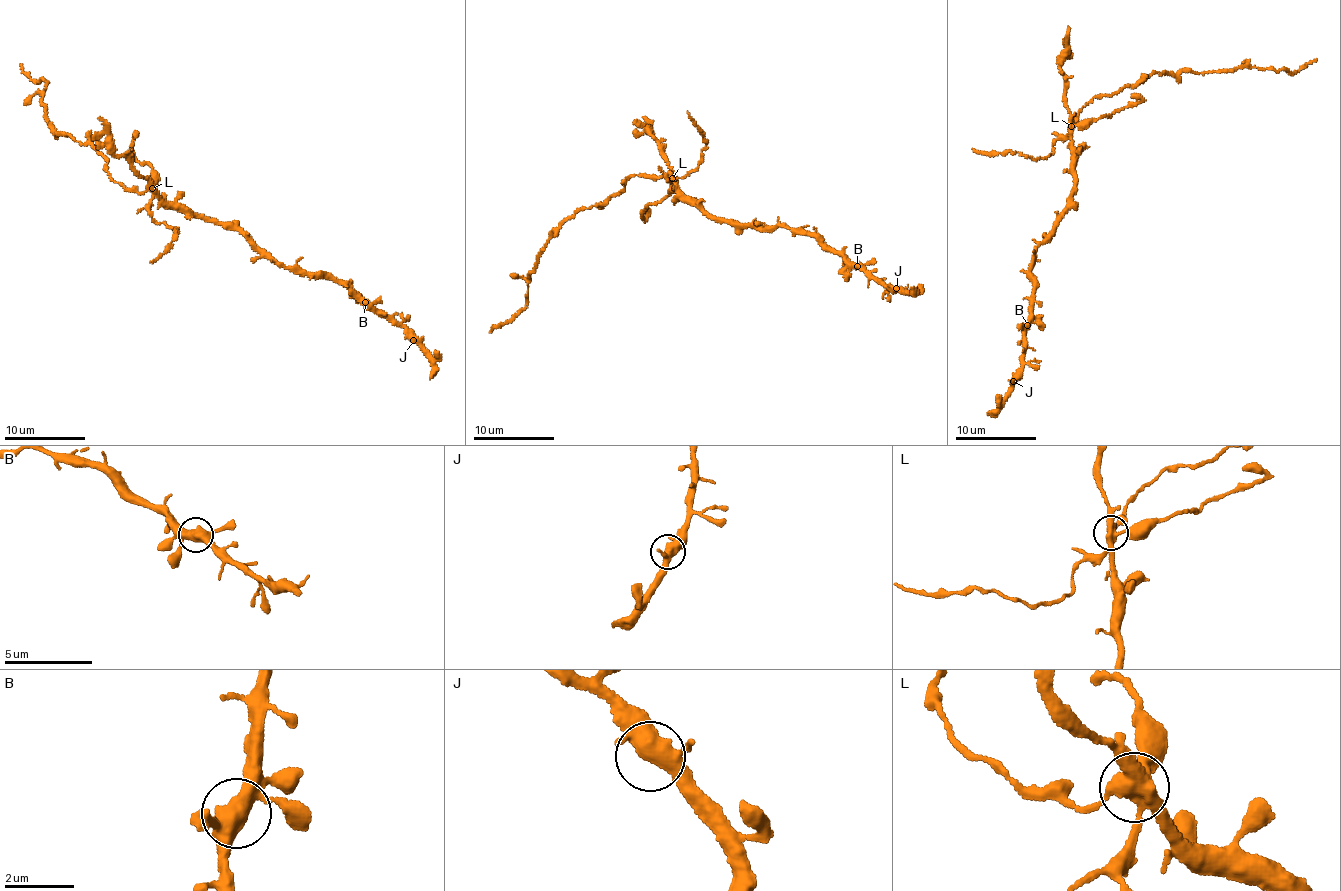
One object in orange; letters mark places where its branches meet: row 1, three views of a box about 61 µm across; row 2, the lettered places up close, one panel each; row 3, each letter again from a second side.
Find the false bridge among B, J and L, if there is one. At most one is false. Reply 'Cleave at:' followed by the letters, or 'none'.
Cleave at: L

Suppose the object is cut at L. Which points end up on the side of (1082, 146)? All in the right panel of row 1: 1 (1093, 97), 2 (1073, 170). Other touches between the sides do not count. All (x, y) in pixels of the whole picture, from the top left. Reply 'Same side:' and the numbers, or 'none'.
Same side: 2

